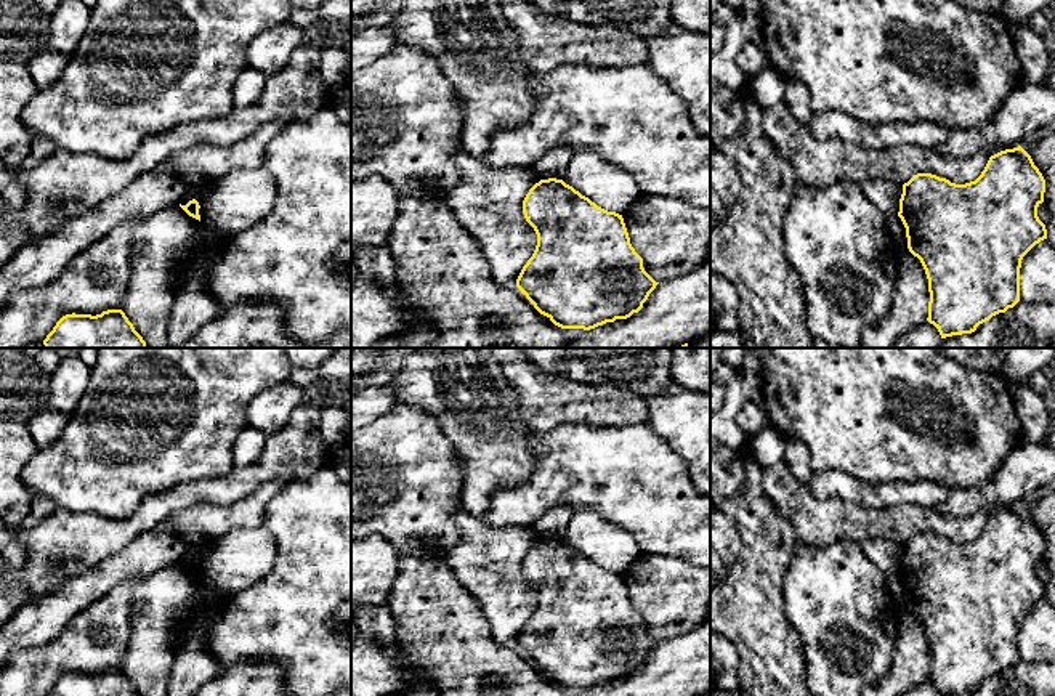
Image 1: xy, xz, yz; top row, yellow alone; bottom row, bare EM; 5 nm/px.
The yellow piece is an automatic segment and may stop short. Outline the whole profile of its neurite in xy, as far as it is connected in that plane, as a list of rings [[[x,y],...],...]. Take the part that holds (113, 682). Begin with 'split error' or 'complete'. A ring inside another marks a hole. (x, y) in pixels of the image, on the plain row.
complete; [[[122,669],[101,674],[66,674],[46,696],[141,696]]]

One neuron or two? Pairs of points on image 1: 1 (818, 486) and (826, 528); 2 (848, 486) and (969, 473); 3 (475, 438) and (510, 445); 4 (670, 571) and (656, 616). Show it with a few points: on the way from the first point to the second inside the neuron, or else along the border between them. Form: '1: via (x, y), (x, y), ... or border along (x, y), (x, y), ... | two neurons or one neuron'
1: border along (807, 485), (816, 496), (839, 497), (856, 505) | two neurons
2: border along (879, 483), (932, 480), (949, 489) | two neurons
3: via (483, 438), (491, 438), (502, 445) | one neuron
4: via (669, 582), (667, 605) | one neuron

